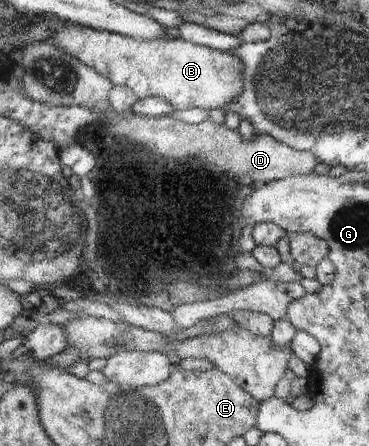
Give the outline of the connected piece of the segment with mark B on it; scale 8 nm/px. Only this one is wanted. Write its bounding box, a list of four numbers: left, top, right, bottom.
[49,20,243,110]

